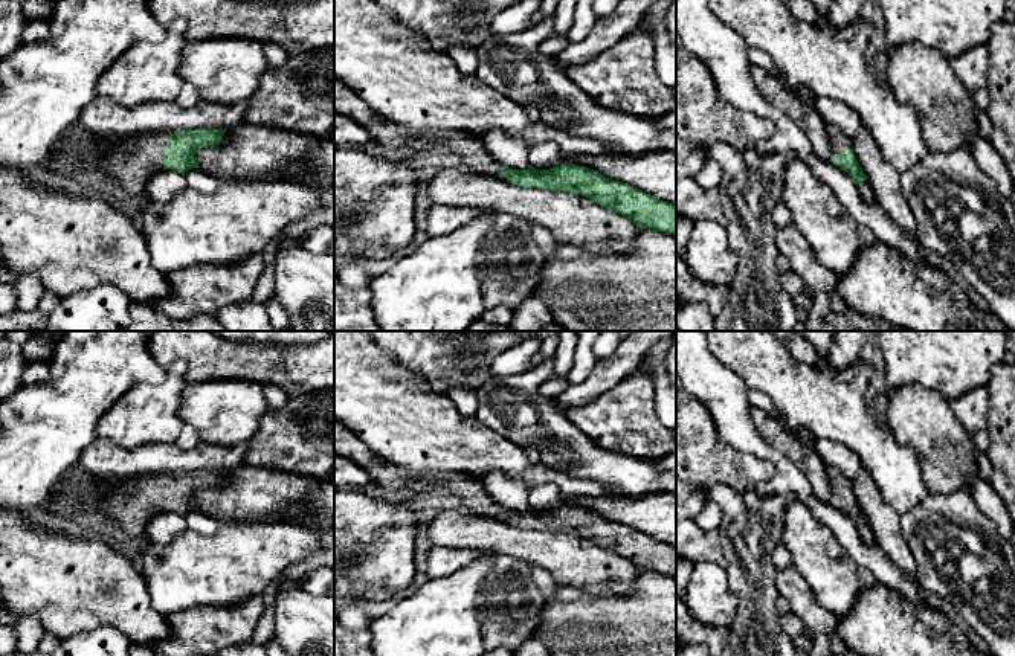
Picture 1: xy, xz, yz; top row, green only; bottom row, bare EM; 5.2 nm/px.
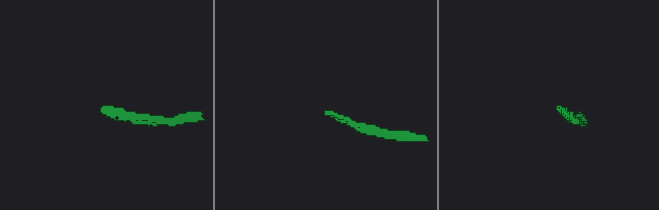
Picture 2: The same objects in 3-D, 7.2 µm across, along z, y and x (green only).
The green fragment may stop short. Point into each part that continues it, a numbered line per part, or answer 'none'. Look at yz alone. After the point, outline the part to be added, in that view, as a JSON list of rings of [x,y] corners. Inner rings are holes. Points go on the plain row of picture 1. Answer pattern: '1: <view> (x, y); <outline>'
1: yz (838, 484); [[[832,470],[827,473],[829,482],[830,482],[830,499],[839,497],[846,491],[852,490],[852,479],[843,476],[839,471]]]

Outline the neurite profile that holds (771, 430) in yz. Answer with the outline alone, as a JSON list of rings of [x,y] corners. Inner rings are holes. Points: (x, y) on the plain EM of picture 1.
[[[749,407],[751,420],[760,438],[775,452],[788,458],[810,482],[812,490],[821,502],[830,500],[830,482],[827,467],[814,447],[804,445],[791,430],[772,415]]]

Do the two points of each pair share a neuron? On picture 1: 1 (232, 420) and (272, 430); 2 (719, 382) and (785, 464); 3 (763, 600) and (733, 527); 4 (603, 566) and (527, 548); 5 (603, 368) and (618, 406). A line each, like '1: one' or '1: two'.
1: two
2: one
3: one
4: one
5: two

